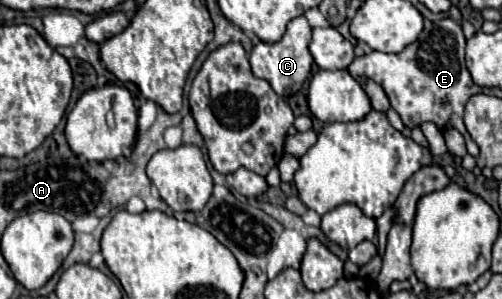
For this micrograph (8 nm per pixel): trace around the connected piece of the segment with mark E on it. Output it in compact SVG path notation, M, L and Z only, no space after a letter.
M446 17L436 23L428 21L420 37L412 45L408 45L404 51L394 55L372 51L368 55L356 57L348 67L348 71L352 77L364 75L374 79L378 85L382 85L386 95L390 97L394 111L402 117L406 127L412 129L424 121L430 121L440 129L454 127L464 135L468 153L472 157L478 157L478 145L468 135L462 121L462 113L464 113L466 101L474 93L482 93L484 89L478 87L470 77L470 71L464 59L464 47L466 47L466 39L464 39L462 27L450 17Z

